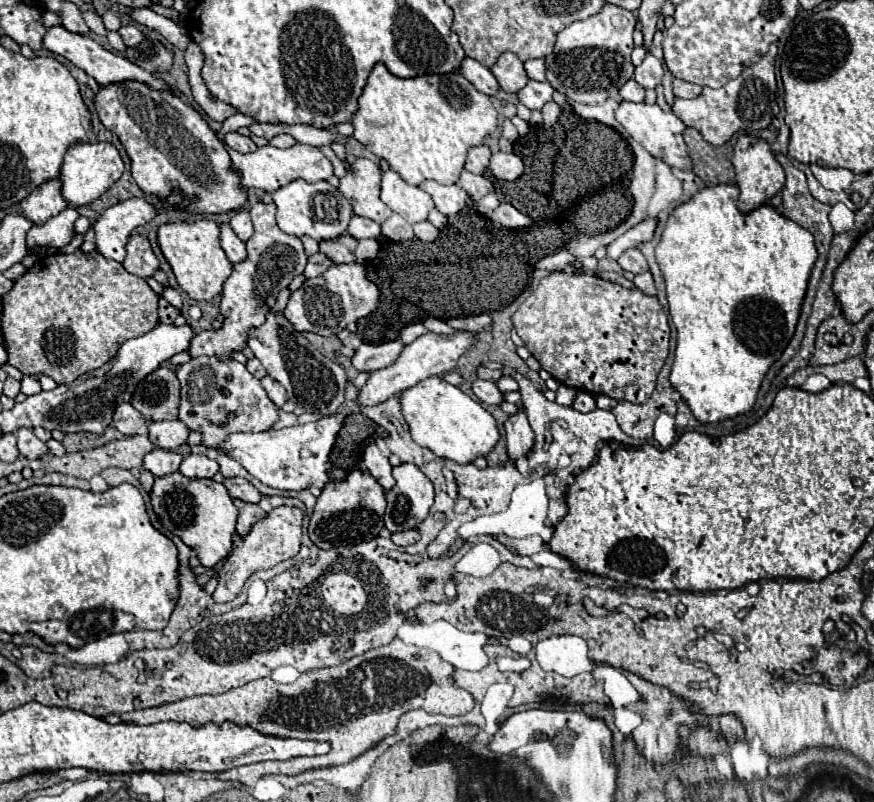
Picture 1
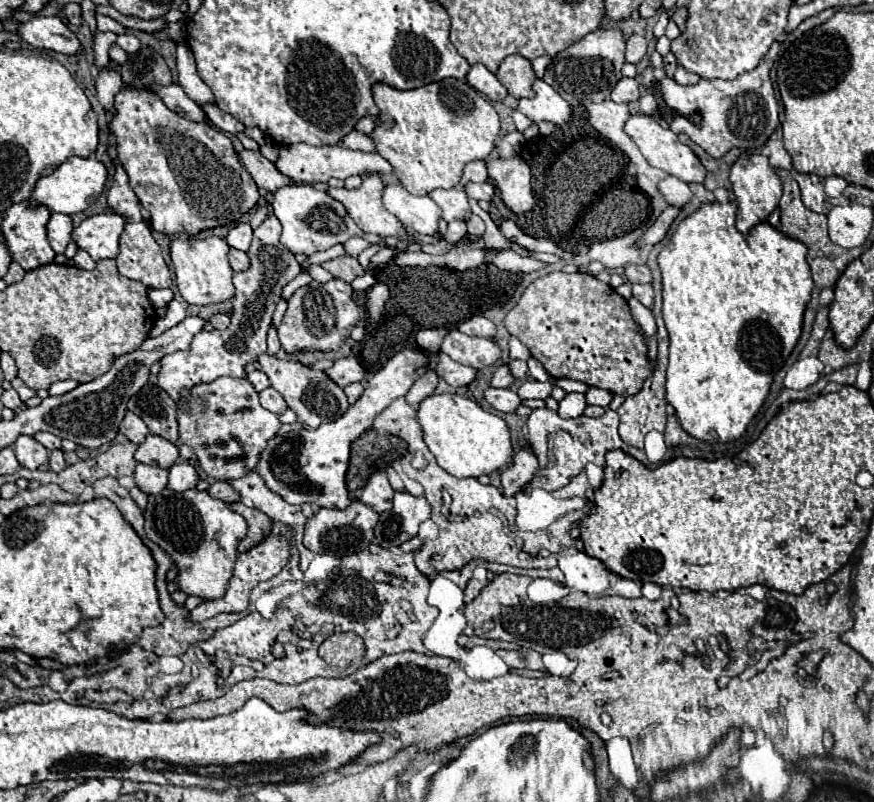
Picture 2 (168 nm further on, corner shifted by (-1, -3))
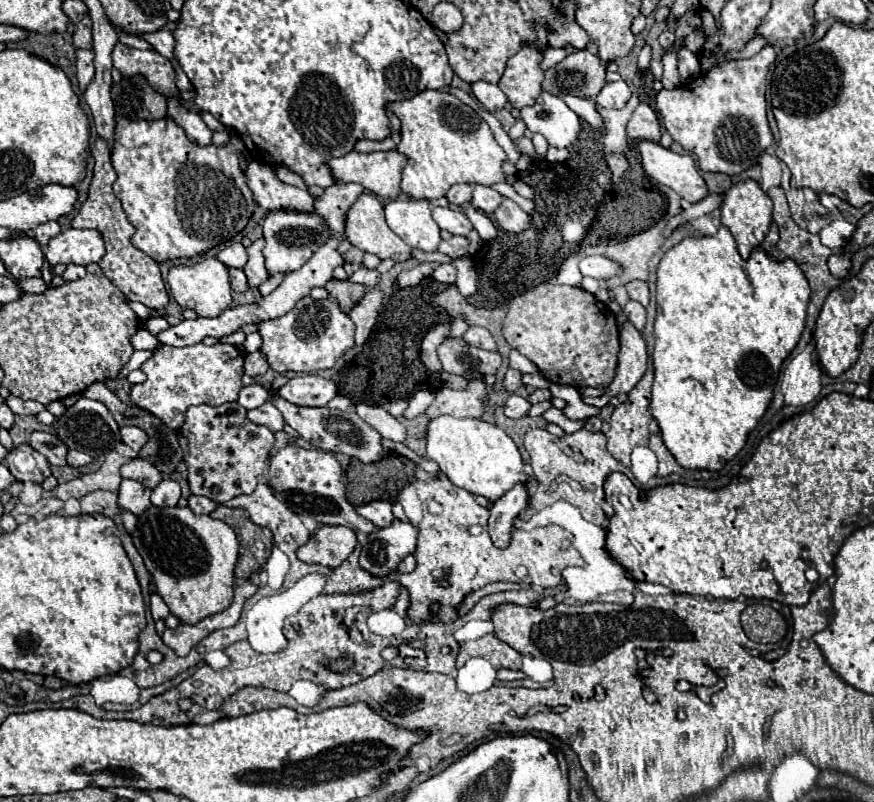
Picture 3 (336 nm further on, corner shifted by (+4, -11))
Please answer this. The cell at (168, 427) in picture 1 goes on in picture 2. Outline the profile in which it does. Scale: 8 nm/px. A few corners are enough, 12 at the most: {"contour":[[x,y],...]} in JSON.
{"contour":[[149,433],[135,451],[141,463],[171,467],[179,445]]}

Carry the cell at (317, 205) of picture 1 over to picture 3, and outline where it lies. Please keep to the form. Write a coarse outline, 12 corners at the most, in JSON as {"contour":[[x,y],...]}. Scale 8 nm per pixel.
{"contour":[[318,213],[262,225],[270,277],[300,269],[330,235]]}

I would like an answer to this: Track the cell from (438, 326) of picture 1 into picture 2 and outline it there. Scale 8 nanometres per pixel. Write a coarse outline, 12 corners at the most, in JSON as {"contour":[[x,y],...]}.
{"contour":[[451,329],[441,351],[475,369],[493,365],[501,349],[493,339]]}

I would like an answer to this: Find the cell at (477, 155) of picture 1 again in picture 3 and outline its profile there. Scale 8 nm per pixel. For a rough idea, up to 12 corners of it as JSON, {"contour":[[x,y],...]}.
{"contour":[[454,185],[446,199],[464,205],[472,199],[470,185]]}

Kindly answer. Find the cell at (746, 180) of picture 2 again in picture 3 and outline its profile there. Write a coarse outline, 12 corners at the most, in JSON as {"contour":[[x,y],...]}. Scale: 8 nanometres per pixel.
{"contour":[[756,181],[726,191],[720,211],[740,255],[764,241],[772,201]]}

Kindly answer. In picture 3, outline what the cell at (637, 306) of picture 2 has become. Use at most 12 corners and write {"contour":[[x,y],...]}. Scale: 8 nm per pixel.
{"contour":[[626,321],[620,333],[616,375],[598,399],[604,407],[612,395],[628,393],[646,371],[646,343]]}

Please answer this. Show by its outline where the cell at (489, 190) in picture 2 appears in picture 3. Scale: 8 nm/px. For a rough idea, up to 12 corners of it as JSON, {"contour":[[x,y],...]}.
{"contour":[[486,185],[472,187],[472,205],[494,213],[500,195]]}

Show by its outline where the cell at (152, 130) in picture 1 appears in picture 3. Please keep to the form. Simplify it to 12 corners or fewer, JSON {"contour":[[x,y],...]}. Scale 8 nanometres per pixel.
{"contour":[[116,119],[114,195],[158,263],[236,237],[242,139]]}

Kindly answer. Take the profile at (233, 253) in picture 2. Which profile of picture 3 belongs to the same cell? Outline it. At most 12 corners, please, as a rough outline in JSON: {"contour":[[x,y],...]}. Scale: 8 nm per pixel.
{"contour":[[230,269],[230,285],[236,293],[248,291],[242,269]]}

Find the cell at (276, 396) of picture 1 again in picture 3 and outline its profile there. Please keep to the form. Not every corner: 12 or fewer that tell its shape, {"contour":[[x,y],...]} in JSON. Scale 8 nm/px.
{"contour":[[272,401],[248,411],[248,419],[272,433],[284,427],[282,413]]}

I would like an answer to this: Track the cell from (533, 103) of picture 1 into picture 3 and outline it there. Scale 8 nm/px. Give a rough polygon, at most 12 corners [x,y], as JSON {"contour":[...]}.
{"contour":[[542,93],[520,111],[526,127],[552,147],[570,147],[580,117],[556,95]]}

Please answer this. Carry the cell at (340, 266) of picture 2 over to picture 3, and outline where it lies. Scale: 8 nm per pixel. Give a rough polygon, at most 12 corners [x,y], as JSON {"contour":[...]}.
{"contour":[[326,283],[326,291],[336,297],[340,309],[348,313],[362,299],[364,287],[358,283]]}

